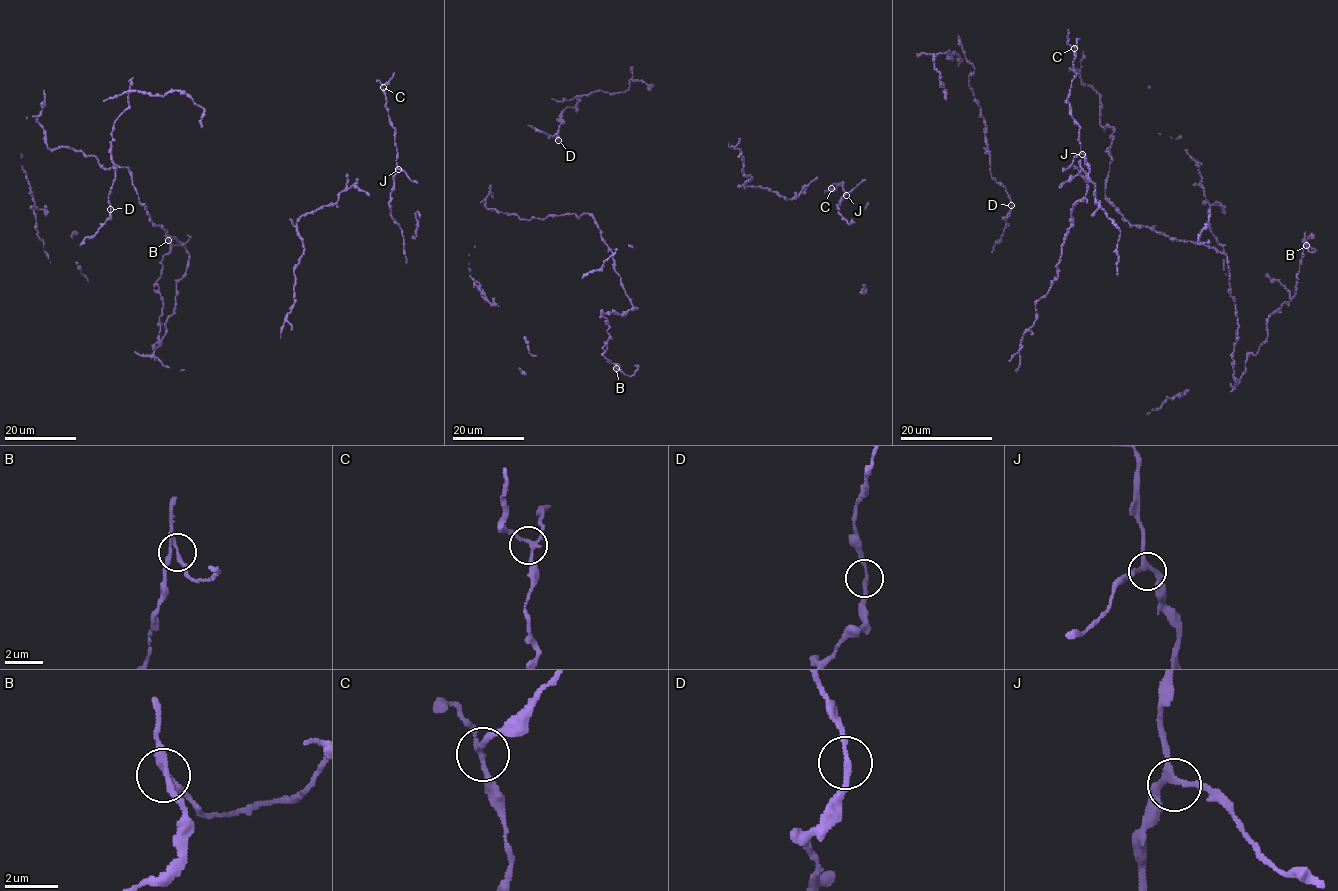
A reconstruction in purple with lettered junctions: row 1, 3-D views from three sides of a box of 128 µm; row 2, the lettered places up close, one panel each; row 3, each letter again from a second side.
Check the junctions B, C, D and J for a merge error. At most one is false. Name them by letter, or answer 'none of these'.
B

